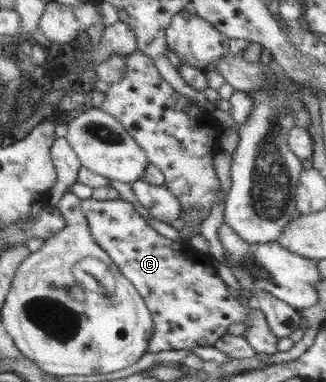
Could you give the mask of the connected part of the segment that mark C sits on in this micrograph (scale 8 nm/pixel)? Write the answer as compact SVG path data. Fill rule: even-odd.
M90 197L81 200L81 208L95 242L112 258L112 261L120 268L122 275L125 275L134 284L138 293L147 303L154 322L148 353L187 350L193 348L194 343L198 343L198 346L212 346L228 331L228 326L245 319L249 326L248 331L242 336L246 338L254 351L270 356L277 352L279 339L270 331L264 312L260 311L254 302L249 302L248 306L244 306L238 302L238 298L230 295L228 284L218 276L217 268L212 264L208 254L194 250L185 242L179 243L162 236L146 222L147 219L134 210L134 206L130 202L122 200L122 197L104 201Z

